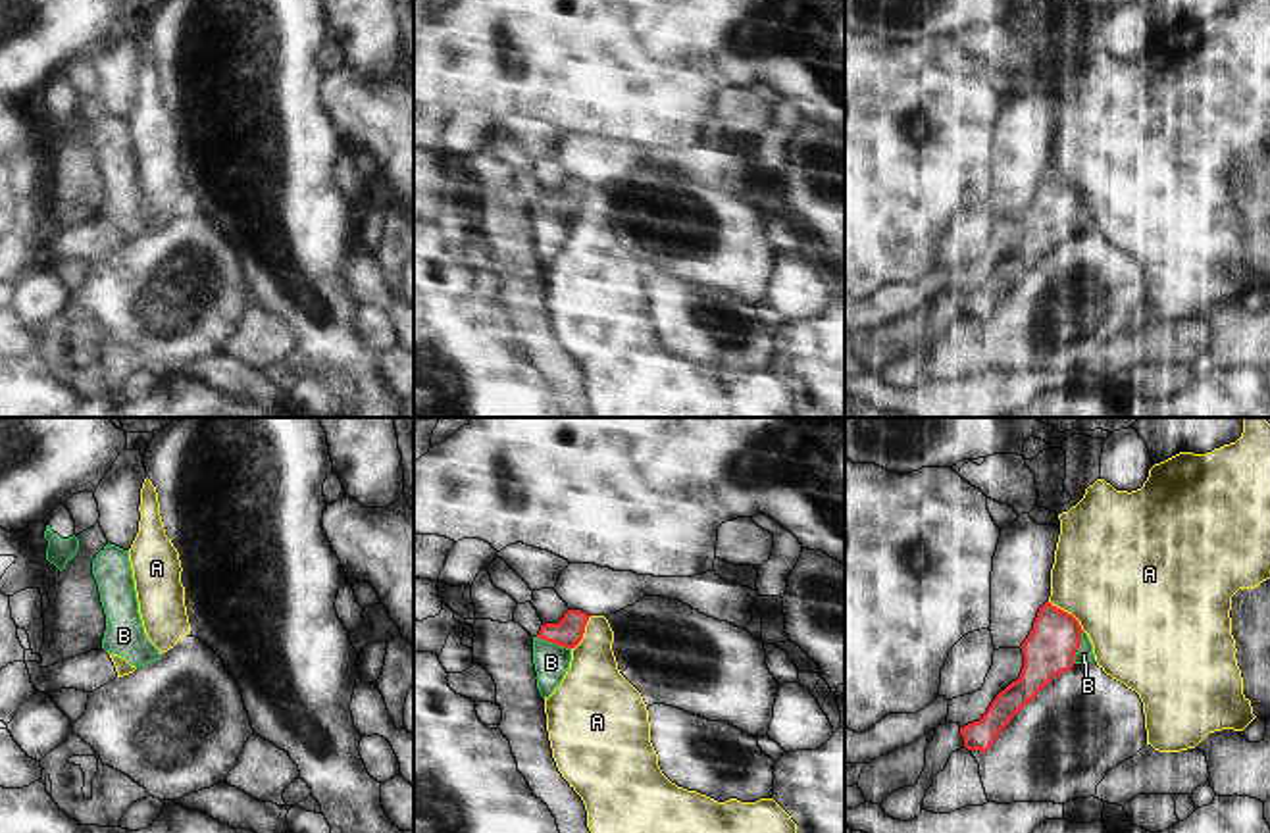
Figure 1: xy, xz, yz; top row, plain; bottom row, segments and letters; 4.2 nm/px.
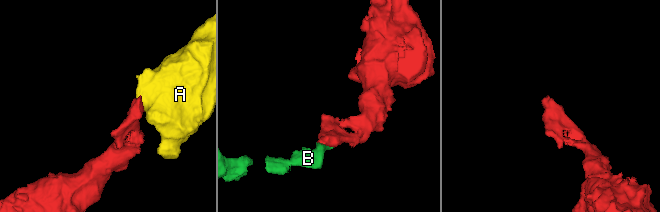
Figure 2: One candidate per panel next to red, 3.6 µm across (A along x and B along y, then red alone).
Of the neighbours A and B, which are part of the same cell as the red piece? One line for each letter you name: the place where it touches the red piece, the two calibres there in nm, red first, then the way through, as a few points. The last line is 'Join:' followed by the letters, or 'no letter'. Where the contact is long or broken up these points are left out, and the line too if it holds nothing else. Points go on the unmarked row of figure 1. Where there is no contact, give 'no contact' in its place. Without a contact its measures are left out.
B: meets red in xz at (555, 212); 120 nm thick on the red side, 140 nm on the other; runs through xz (568, 201), (555, 212), (551, 231)
Join: B

